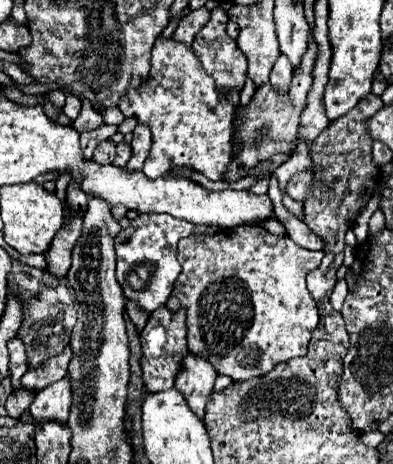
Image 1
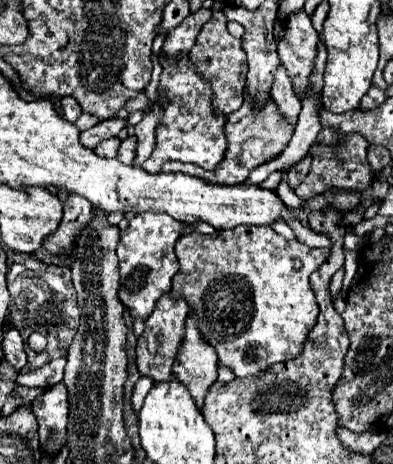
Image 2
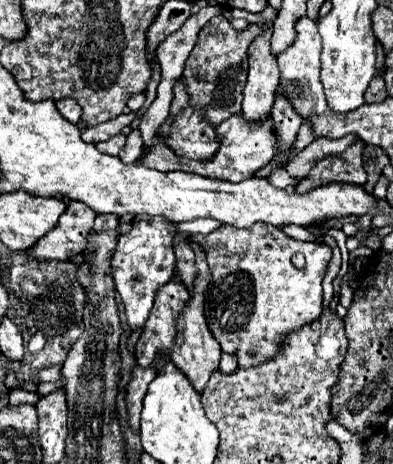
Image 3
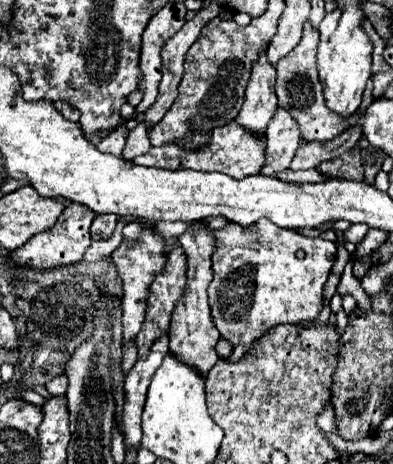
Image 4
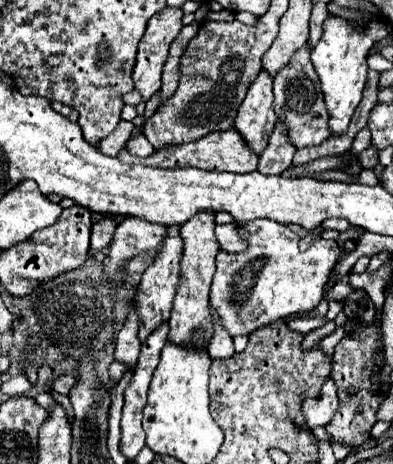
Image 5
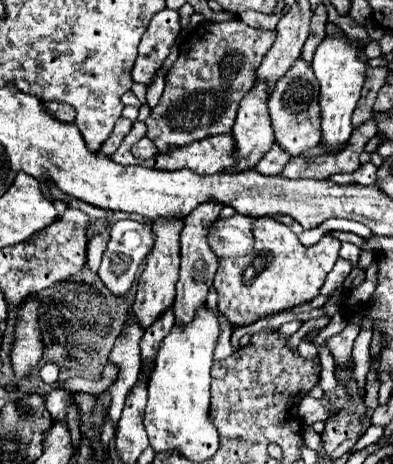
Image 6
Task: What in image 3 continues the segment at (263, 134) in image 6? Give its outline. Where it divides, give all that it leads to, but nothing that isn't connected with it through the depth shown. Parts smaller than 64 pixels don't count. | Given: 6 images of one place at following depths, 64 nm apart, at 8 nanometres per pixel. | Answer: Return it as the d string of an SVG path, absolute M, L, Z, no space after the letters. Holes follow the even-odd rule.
M268 28L268 32L260 32L260 36L250 44L250 68L242 102L242 114L246 120L266 120L272 112L280 70L276 56L272 56L270 50L270 36L272 28Z

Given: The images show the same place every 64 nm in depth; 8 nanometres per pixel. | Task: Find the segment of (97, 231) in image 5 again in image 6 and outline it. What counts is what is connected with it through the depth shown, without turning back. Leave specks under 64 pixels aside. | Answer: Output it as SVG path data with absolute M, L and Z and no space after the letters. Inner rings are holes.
M106 228L102 234L94 236L94 238L88 242L88 262L86 262L86 264L92 268L92 272L96 272L98 266L100 266L100 258L102 258L102 254L104 254L106 244L108 244L108 232L110 232L110 228Z

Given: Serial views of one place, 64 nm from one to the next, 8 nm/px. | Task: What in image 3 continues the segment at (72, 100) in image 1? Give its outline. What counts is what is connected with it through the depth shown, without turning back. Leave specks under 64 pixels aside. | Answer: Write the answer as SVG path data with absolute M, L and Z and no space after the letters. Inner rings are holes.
M62 98L60 102L56 102L56 108L58 108L60 114L62 114L66 120L70 120L72 124L78 124L78 122L80 122L82 112L80 112L80 106L78 106L76 100L72 100L72 98Z

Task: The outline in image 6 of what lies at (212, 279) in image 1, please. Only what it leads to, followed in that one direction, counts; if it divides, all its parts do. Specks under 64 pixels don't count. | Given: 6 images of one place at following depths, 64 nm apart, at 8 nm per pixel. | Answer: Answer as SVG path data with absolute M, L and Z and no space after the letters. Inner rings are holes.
M256 218L252 224L254 250L248 256L224 258L218 264L214 290L218 292L218 310L232 326L248 326L260 318L274 316L298 304L312 302L326 280L326 274L338 260L340 240L326 234L310 248L304 248L298 236L274 218Z

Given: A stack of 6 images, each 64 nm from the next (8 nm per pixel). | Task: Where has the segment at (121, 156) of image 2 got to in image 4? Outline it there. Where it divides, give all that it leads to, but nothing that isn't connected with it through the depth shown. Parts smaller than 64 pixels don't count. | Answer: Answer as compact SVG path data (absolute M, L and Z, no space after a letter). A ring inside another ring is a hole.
M138 124L130 134L128 134L128 142L126 142L126 148L122 152L122 158L124 160L134 160L136 156L140 154L146 154L150 150L150 140L148 140L148 134L144 124Z

